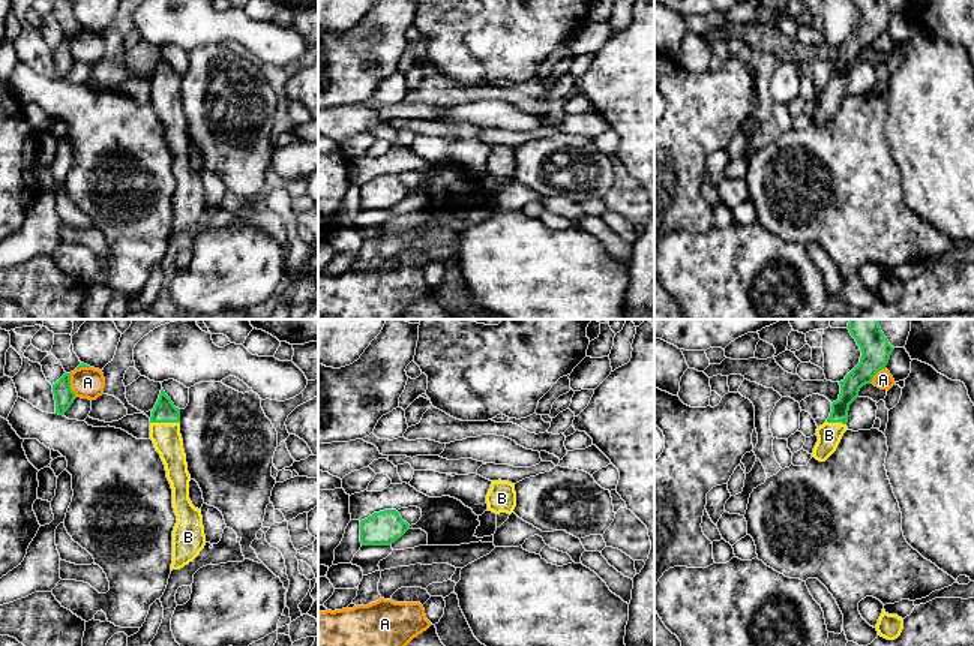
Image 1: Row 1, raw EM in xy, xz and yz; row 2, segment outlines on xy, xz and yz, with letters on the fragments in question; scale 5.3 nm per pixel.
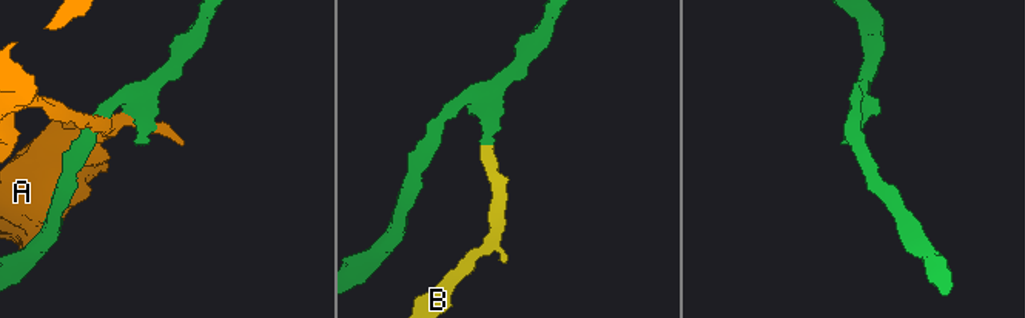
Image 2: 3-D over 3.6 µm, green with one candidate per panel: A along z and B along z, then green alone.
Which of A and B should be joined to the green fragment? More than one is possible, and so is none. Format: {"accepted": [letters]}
{"accepted": ["B"]}

